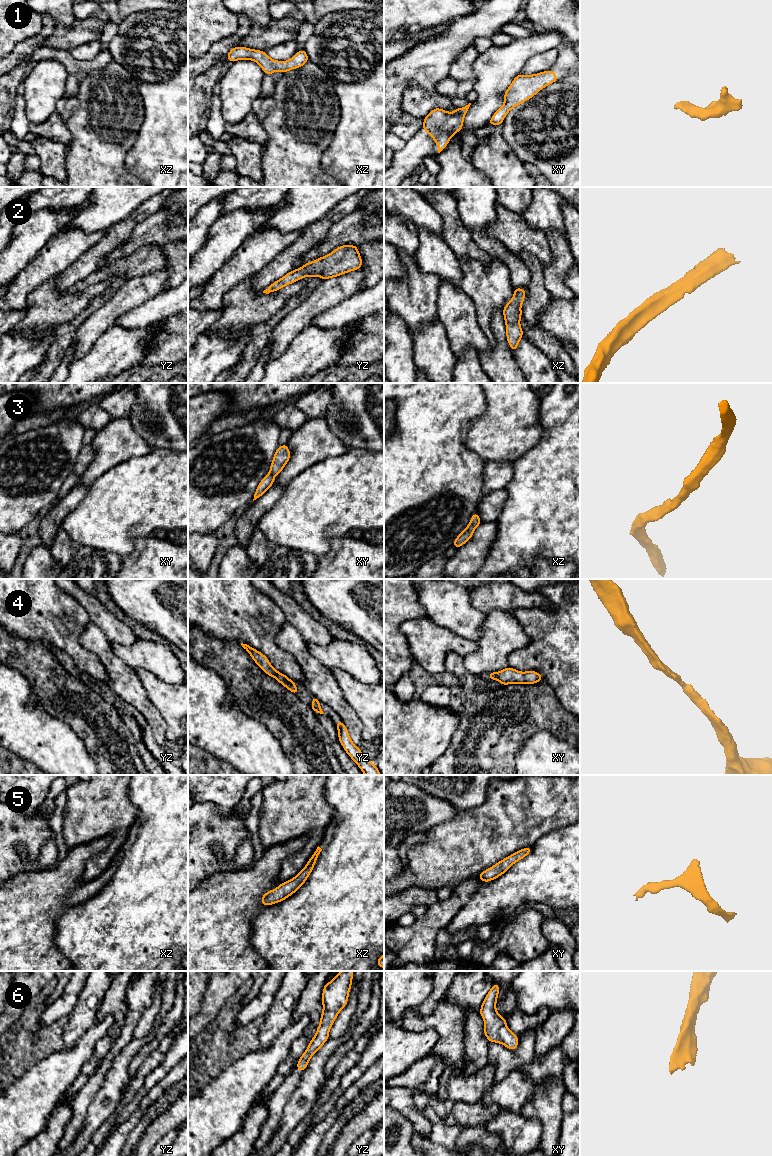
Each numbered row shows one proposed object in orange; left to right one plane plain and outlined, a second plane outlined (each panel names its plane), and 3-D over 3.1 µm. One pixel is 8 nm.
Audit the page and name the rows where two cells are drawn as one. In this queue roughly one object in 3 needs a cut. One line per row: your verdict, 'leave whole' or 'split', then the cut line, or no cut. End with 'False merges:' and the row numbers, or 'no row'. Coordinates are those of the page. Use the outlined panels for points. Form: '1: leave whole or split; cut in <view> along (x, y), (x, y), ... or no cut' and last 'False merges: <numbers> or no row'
1: leave whole; no cut
2: leave whole; no cut
3: leave whole; no cut
4: leave whole; no cut
5: leave whole; no cut
6: leave whole; no cut
False merges: no row

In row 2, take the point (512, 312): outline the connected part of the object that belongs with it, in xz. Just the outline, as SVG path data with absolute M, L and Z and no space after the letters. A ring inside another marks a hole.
M514 288L514 296L505 305L502 310L506 325L506 337L511 350L514 352L524 335L520 319L522 317L521 306L526 296L526 290L523 288Z

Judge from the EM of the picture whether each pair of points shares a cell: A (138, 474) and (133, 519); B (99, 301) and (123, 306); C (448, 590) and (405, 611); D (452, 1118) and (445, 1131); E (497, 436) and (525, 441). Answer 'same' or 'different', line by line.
A: same
B: different
C: different
D: different
E: same

